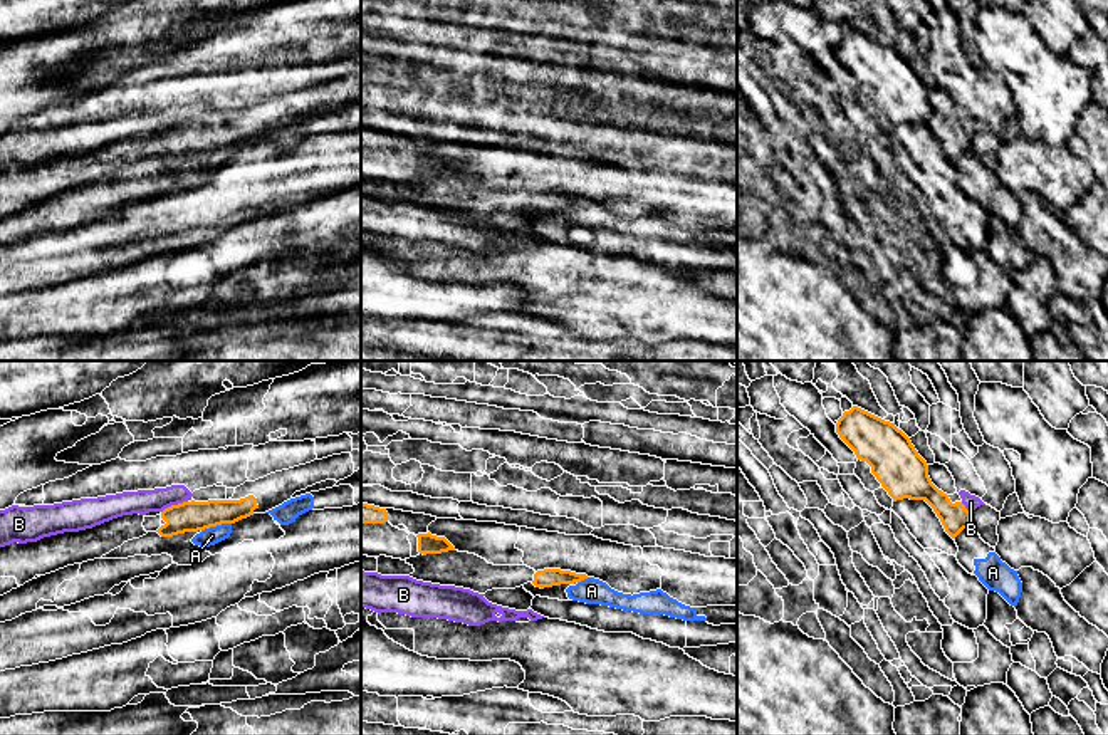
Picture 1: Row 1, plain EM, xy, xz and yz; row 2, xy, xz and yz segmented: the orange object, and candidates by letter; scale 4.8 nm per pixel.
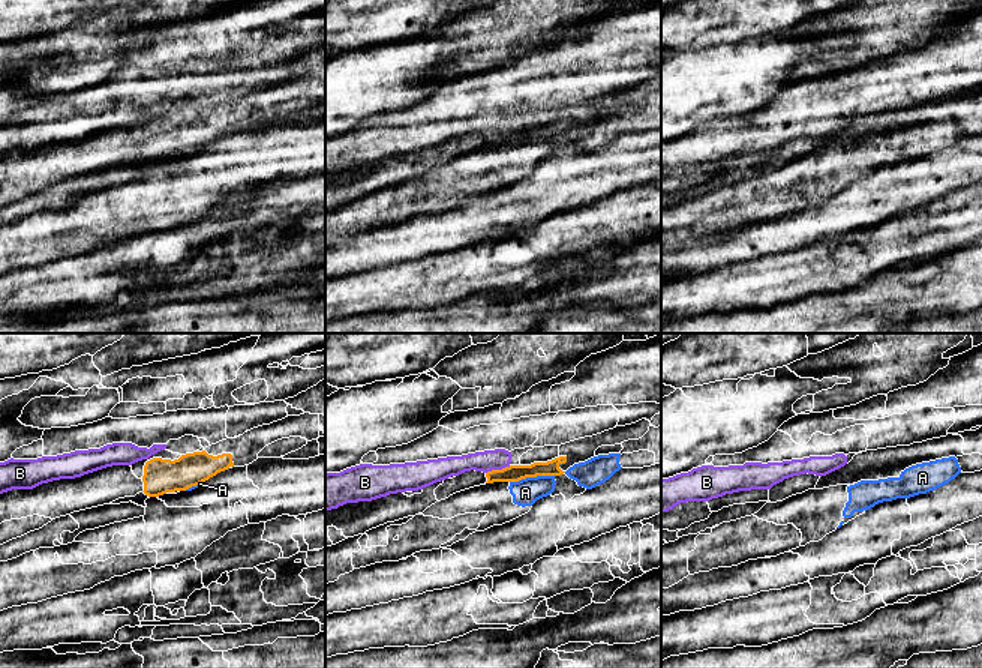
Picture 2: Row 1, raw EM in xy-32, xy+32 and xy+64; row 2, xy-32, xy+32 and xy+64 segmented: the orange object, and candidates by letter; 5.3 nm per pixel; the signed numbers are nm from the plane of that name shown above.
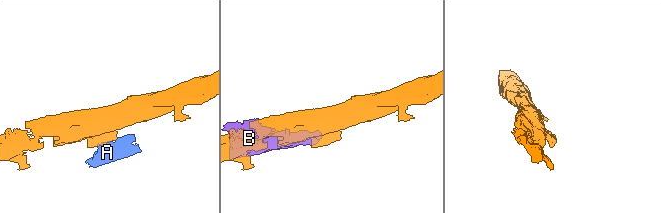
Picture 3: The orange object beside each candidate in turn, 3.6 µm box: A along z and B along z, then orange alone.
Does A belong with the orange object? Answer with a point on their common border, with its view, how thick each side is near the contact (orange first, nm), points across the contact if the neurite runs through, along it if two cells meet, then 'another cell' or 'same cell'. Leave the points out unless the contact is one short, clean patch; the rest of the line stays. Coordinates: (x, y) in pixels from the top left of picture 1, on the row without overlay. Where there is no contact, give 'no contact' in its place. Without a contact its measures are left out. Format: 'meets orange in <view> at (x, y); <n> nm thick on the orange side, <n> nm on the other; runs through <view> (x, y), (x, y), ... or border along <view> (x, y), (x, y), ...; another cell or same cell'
meets orange in xy at (215, 150); 140 nm thick on the orange side, 90 nm on the other; border along xy (230, 146), (202, 155); another cell

